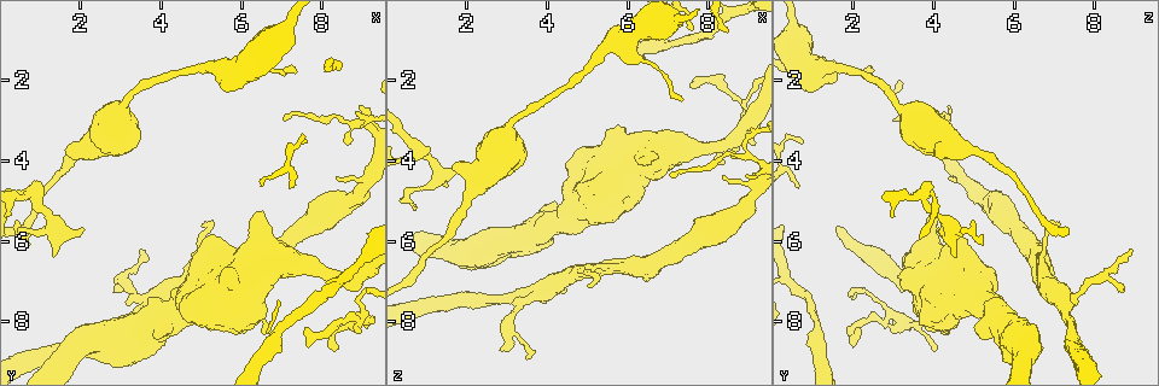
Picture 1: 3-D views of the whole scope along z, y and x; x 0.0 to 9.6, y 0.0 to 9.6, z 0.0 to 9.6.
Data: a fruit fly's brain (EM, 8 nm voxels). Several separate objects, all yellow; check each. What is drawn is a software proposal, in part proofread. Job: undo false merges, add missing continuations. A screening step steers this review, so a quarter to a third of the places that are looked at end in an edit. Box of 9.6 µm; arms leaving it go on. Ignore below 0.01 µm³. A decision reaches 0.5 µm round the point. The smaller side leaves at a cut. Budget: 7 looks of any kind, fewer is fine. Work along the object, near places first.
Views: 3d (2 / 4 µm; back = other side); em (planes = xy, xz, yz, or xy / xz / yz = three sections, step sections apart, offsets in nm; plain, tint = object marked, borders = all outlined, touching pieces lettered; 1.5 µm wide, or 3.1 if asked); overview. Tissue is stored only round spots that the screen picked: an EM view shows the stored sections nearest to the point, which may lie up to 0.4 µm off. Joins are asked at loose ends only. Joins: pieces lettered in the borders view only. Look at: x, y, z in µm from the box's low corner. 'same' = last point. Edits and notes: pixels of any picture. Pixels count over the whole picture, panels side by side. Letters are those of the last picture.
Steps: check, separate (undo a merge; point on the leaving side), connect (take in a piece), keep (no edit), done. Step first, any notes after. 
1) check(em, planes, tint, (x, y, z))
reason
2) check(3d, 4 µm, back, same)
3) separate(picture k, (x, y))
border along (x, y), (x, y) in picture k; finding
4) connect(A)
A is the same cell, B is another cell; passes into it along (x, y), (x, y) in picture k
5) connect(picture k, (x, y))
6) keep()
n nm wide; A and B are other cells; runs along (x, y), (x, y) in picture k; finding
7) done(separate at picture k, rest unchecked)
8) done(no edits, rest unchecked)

check(3d, 4 µm, back, (5.45, 6.95, 3.25))
stops while still wide

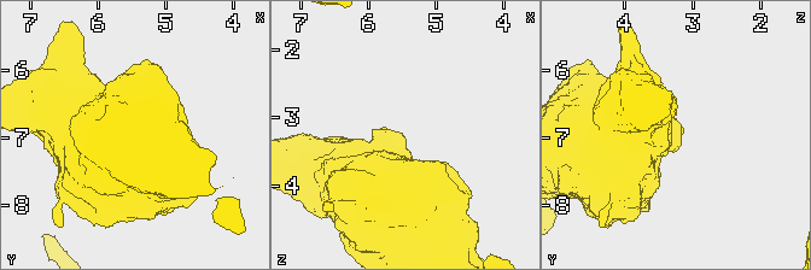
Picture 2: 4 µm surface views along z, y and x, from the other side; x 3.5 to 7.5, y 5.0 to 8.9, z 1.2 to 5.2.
check(em, yz, step 4, tint, (5.45, 7.00, 3.25))
now the EM

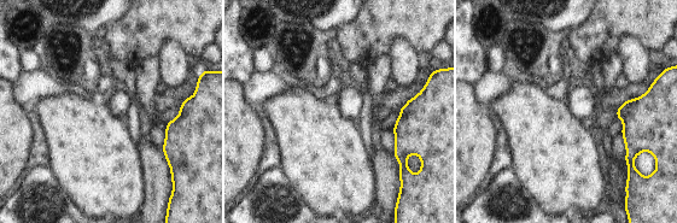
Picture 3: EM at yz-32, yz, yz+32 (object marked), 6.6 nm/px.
check(em, planes, borders, same)
cut it another way

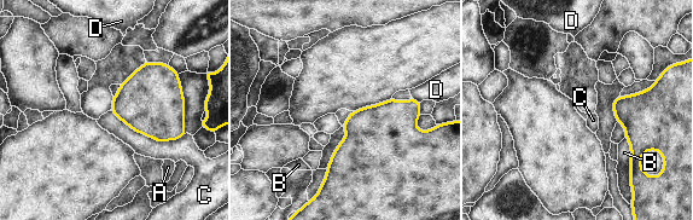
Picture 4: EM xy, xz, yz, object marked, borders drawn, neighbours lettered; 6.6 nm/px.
keep()
A, B, C and D are other cells; border along (111, 110), (157, 140), (186, 133) in picture 4; no lettered piece goes on from it

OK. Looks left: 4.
check(em, yz, step 4, borders, (0.75, 6.10, 5.20))
an open end

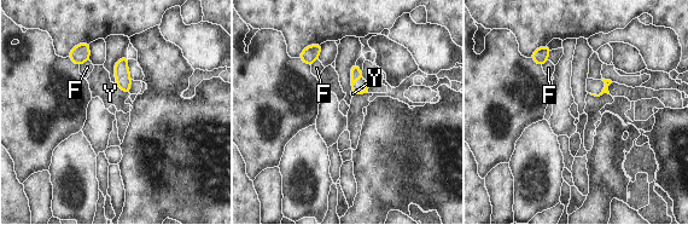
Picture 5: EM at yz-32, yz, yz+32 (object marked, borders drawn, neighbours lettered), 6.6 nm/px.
check(em, planes, borders, same)
cut it another way

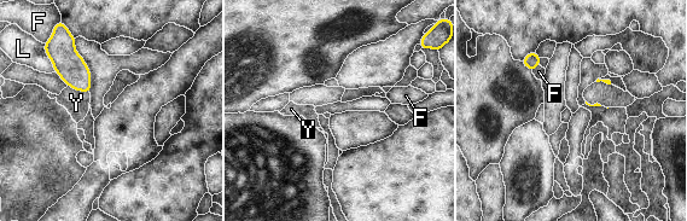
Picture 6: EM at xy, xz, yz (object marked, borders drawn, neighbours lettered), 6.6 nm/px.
keep()
F, L and Y are other cells; no lettered piece goes on from it

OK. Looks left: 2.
check(3d, 4 µm, (7.30, 1.85, 2.45))
tapers out

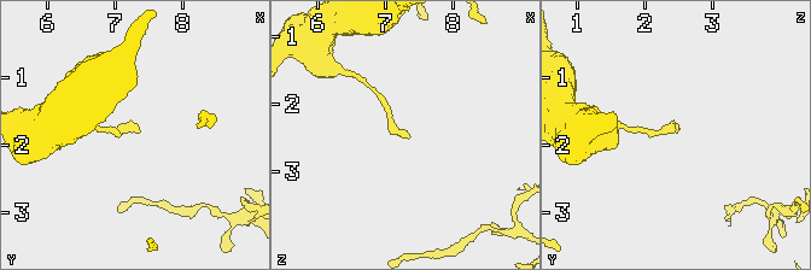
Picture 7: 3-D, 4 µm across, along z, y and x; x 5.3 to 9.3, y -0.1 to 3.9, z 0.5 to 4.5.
check(em, yz, step 4, borders, (7.40, 1.80, 2.45))
need the tissue

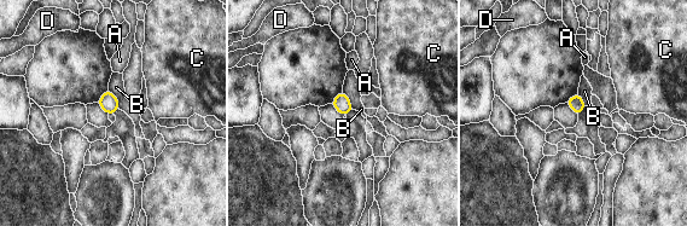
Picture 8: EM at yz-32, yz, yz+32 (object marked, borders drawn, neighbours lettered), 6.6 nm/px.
keep()
A, B, C and D are other cells; border along (109, 90), (117, 99), (118, 108) in picture 8; no lettered piece goes on from it

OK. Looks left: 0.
done(no edits, rest unchecked)

